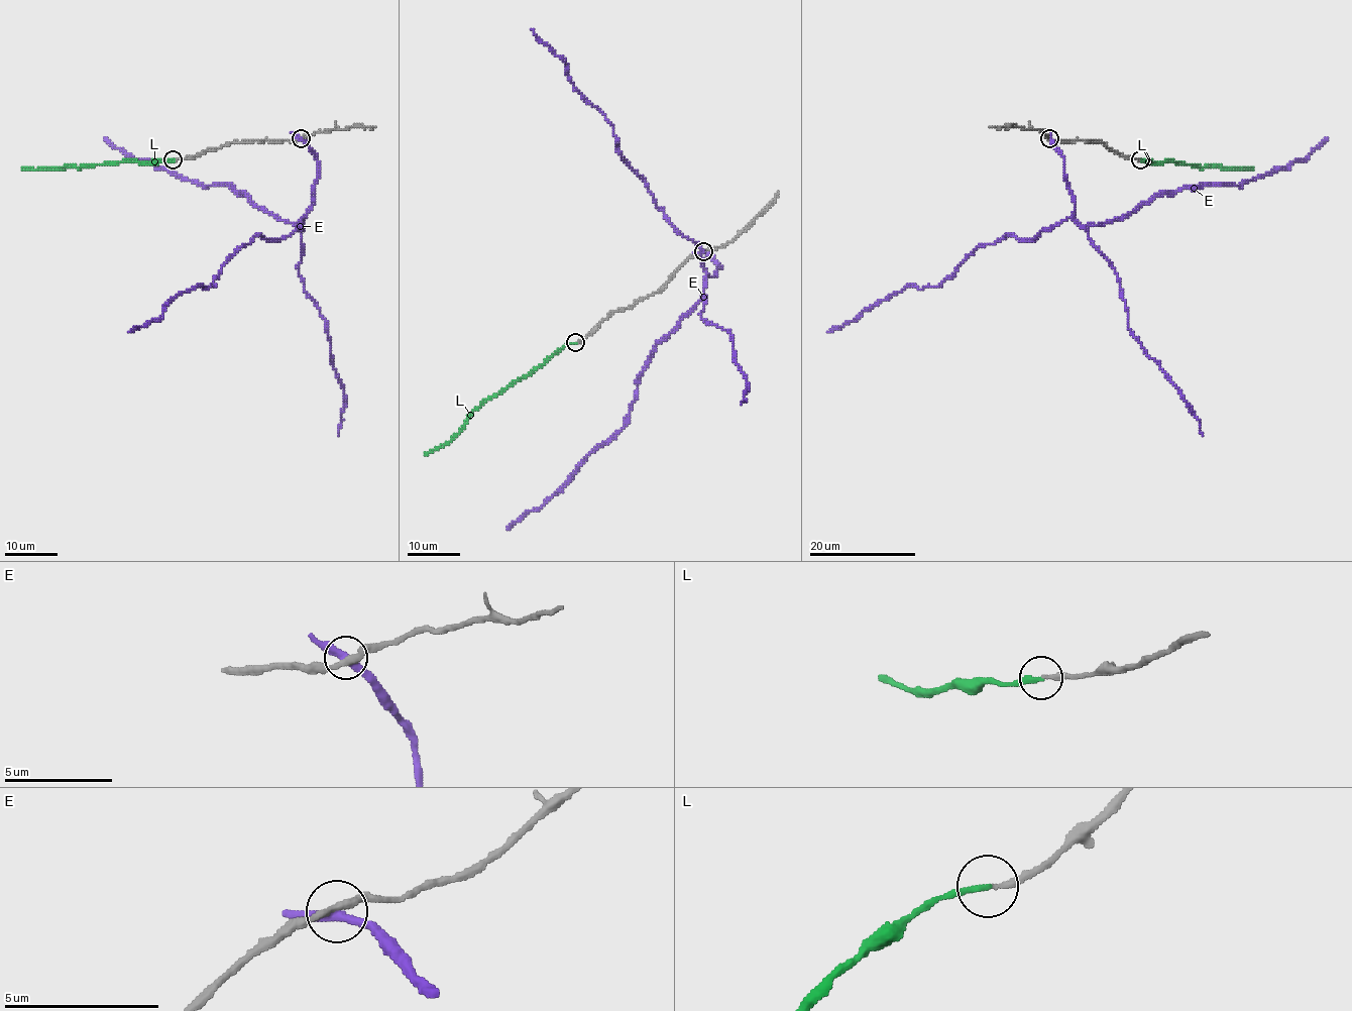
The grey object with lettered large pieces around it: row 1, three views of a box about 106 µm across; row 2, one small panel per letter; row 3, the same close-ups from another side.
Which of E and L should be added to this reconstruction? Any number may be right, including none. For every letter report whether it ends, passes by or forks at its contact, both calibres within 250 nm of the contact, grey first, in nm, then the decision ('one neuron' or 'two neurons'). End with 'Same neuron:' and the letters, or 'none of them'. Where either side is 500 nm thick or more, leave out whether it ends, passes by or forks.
E: it passes by; calibres 280 and 320 nm; two neurons
L: it ends; calibres 200 and 200 nm; one neuron
Same neuron: L

